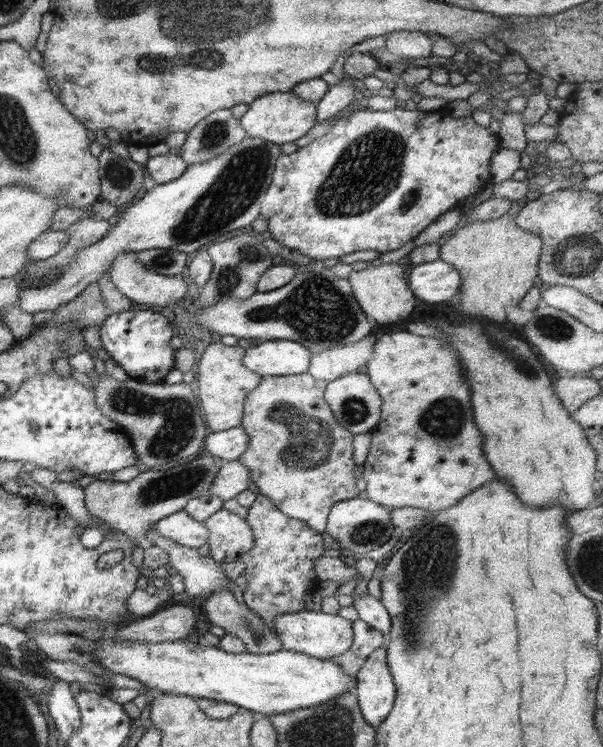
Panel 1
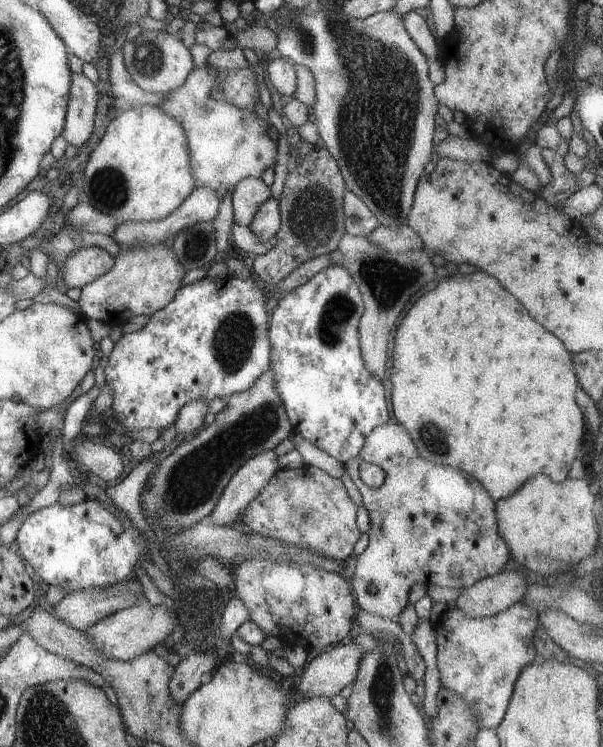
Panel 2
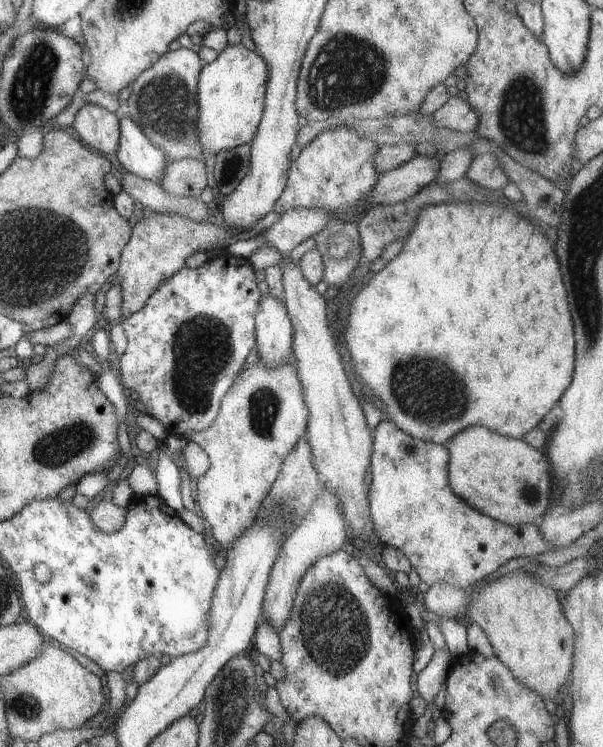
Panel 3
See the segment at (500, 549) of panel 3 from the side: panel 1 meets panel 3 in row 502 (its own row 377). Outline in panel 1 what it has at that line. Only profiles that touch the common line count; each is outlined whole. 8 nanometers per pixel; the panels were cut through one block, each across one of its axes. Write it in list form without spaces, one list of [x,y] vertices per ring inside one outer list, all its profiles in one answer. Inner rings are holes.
[[[405,330],[403,332],[393,332],[393,334],[383,334],[379,340],[373,343],[372,349],[375,355],[371,363],[364,368],[364,371],[368,374],[370,383],[376,388],[382,401],[380,404],[380,419],[371,430],[373,435],[371,436],[370,447],[363,464],[362,476],[366,483],[366,498],[372,500],[375,504],[383,505],[387,509],[411,507],[426,510],[433,514],[439,510],[451,508],[465,495],[477,490],[485,482],[492,480],[495,476],[490,464],[483,456],[482,434],[478,431],[473,420],[470,388],[466,383],[466,376],[462,366],[457,361],[457,354],[453,352],[454,348],[439,339],[418,336]]]

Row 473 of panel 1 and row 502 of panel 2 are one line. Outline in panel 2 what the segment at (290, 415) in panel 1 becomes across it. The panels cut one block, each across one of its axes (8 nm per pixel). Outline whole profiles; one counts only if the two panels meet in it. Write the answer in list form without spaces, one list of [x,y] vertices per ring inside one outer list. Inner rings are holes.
[[[313,466],[277,469],[246,507],[238,522],[251,534],[309,548],[327,560],[343,562],[352,555],[353,544],[361,536],[355,525],[358,506],[347,495],[343,482]]]

